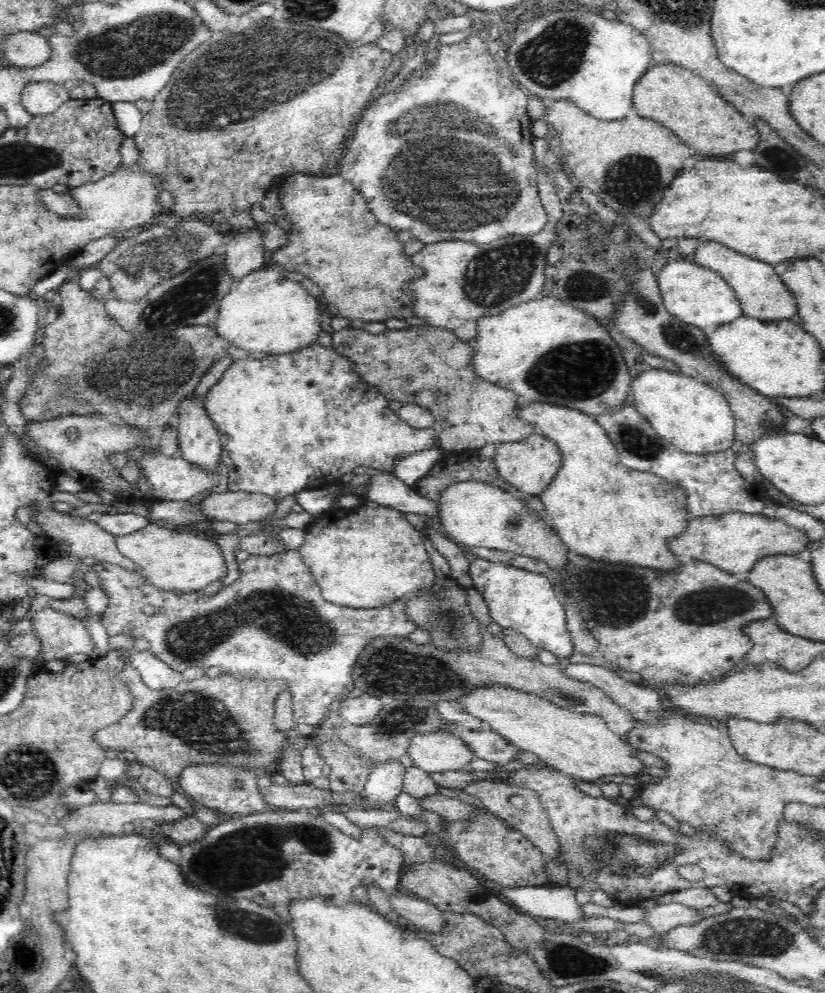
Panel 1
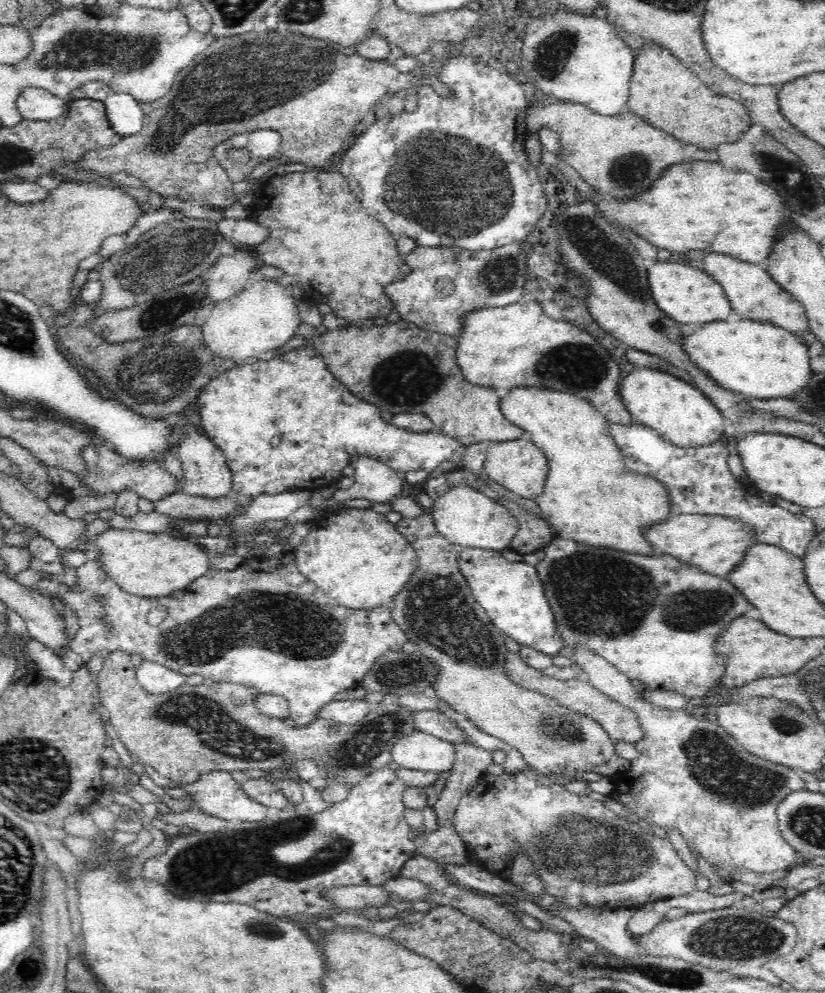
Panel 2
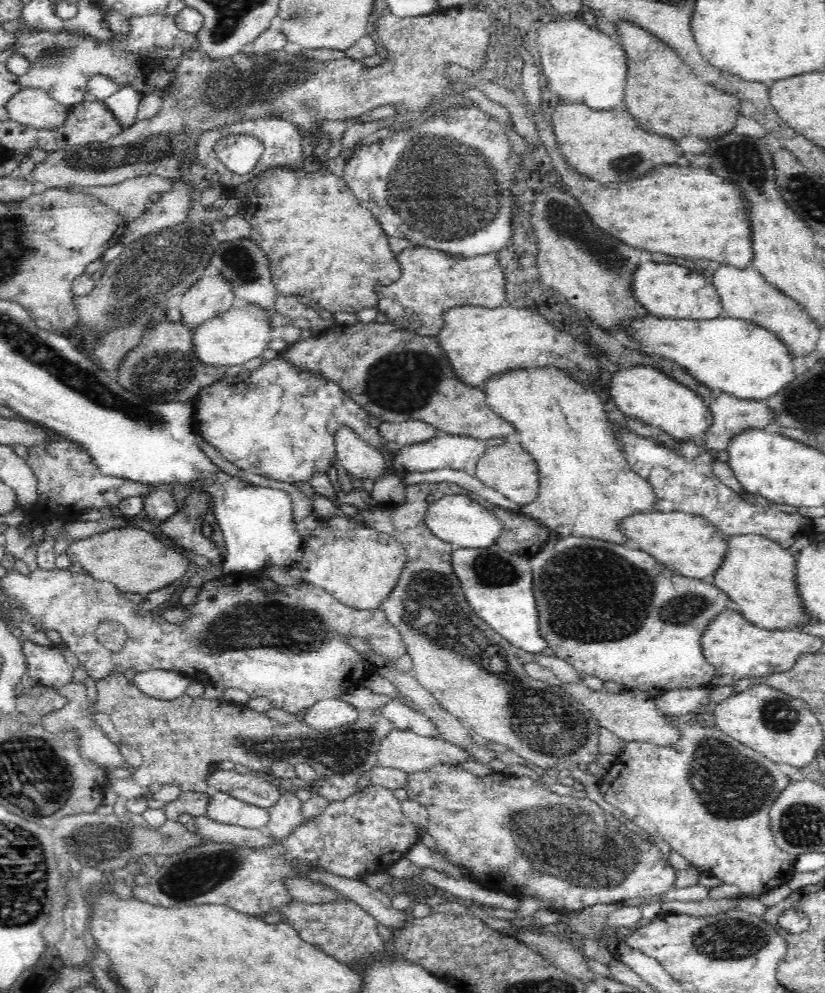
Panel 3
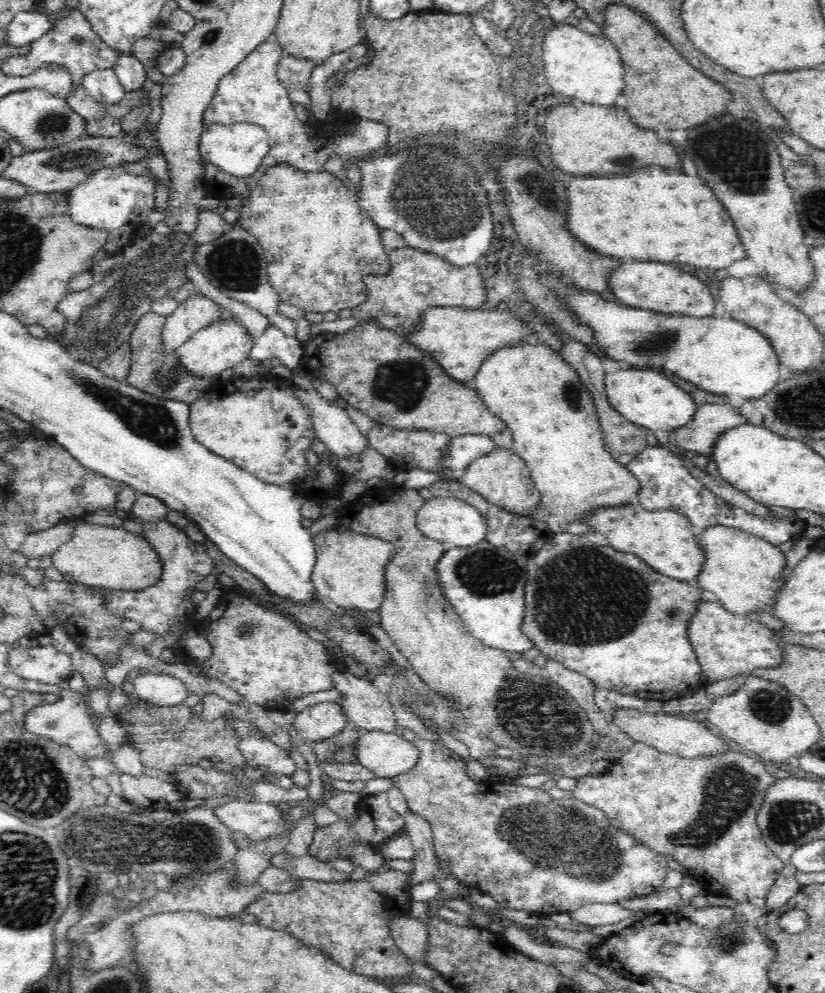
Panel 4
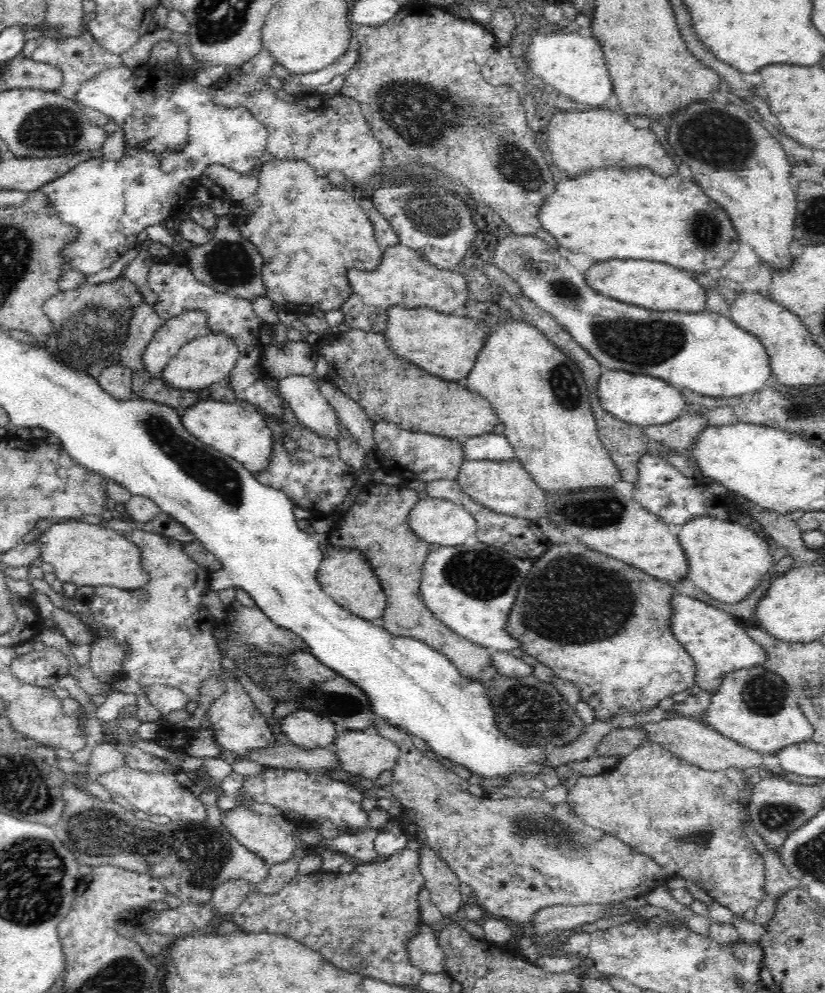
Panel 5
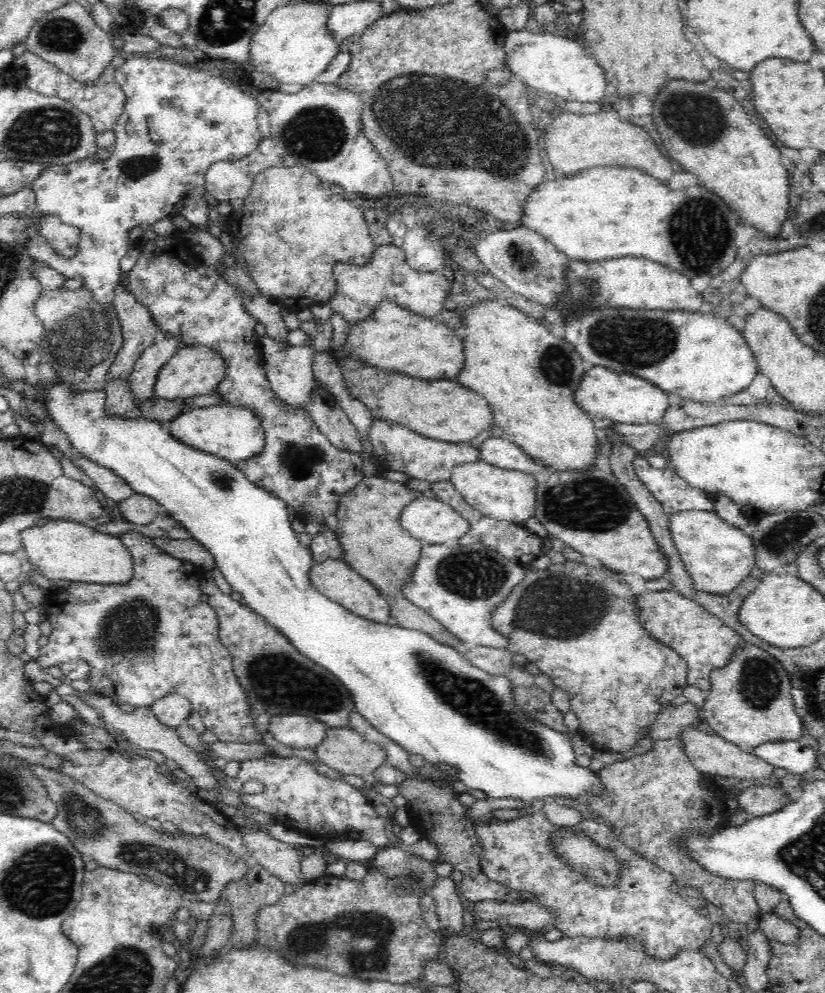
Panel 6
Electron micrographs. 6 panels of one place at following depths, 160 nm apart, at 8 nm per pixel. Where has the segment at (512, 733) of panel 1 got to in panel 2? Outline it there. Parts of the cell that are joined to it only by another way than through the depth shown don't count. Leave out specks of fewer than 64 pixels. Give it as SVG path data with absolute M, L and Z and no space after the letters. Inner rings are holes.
M430 511L418 518L402 517L396 528L414 545L420 557L421 570L413 575L406 587L392 602L394 621L404 630L410 642L416 642L424 655L438 661L438 682L434 684L439 700L448 704L460 715L496 738L516 748L528 762L530 768L546 774L576 774L592 772L596 766L604 766L616 756L614 740L606 729L589 716L576 715L574 711L561 706L554 698L528 690L514 684L503 671L505 646L503 633L493 625L483 607L476 601L468 582L458 567L458 554L465 547L452 544L436 528Z

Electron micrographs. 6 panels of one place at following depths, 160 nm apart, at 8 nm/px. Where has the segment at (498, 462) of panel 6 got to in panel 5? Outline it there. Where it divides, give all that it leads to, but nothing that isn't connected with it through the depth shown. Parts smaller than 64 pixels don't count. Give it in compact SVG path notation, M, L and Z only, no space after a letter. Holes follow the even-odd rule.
M486 433L462 440L463 460L508 460L514 458L513 448L504 434Z

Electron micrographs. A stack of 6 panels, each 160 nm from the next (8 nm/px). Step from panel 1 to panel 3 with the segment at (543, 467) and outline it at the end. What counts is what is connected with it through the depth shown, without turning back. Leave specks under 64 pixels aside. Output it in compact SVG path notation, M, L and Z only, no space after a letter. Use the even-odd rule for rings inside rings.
M511 441L487 447L477 462L475 475L486 485L495 488L520 506L534 502L538 496L540 481L538 463L520 443L512 443Z

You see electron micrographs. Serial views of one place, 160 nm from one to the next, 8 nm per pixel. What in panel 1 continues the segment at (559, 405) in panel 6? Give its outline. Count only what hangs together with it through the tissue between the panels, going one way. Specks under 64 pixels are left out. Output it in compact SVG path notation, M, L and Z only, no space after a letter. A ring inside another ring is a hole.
M523 402L518 415L534 423L540 434L558 443L562 451L562 468L540 498L571 552L594 562L630 564L666 575L681 568L670 542L688 530L694 517L688 511L686 487L624 466L594 415L553 404Z

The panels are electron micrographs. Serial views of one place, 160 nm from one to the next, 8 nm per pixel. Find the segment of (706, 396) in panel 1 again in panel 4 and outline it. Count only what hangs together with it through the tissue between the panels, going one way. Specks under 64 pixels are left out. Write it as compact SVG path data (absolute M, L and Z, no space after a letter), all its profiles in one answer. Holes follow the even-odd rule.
M629 367L627 370L606 373L605 389L612 407L626 420L656 433L669 434L672 430L679 430L690 424L698 412L699 405L692 395L668 380L661 371Z

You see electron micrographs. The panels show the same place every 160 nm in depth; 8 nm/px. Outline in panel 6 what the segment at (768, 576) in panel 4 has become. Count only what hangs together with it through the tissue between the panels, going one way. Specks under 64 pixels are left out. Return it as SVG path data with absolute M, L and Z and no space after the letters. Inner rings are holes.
M686 511L670 515L670 533L695 591L730 596L757 567L758 547L749 530L728 524L712 511Z

